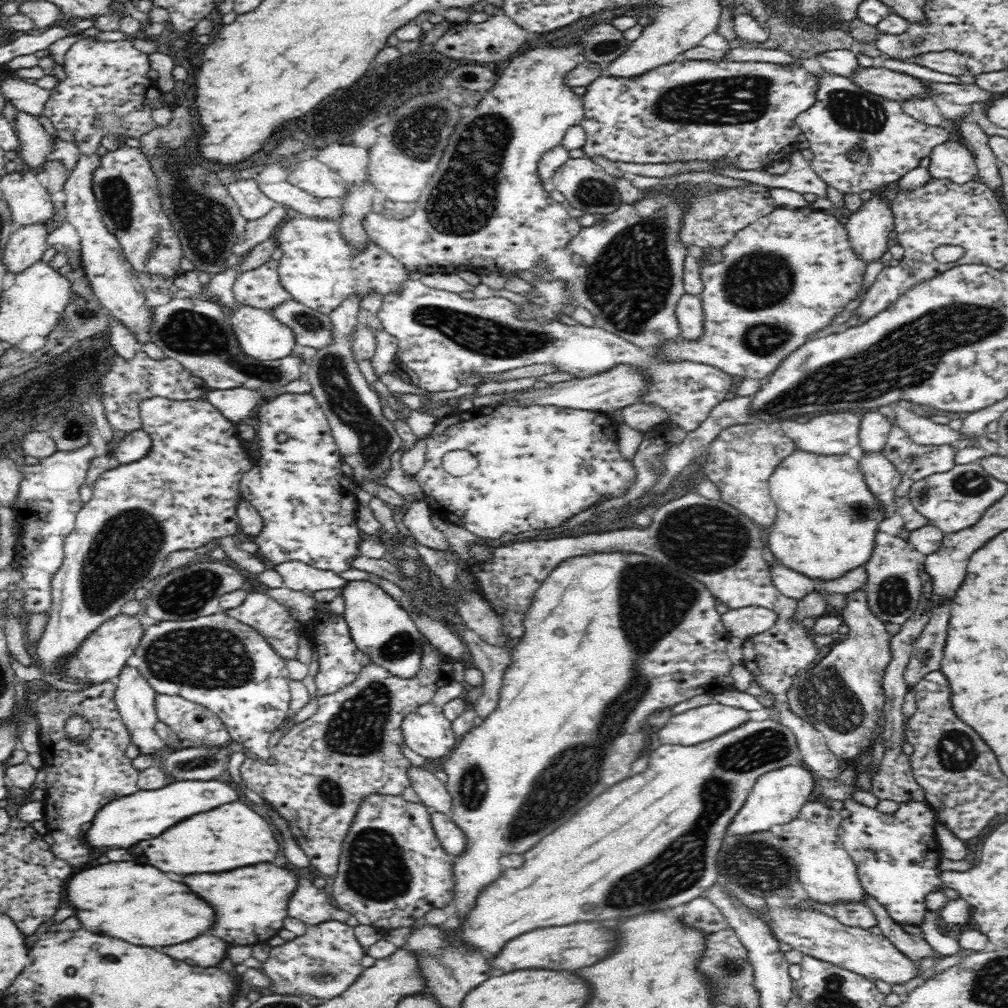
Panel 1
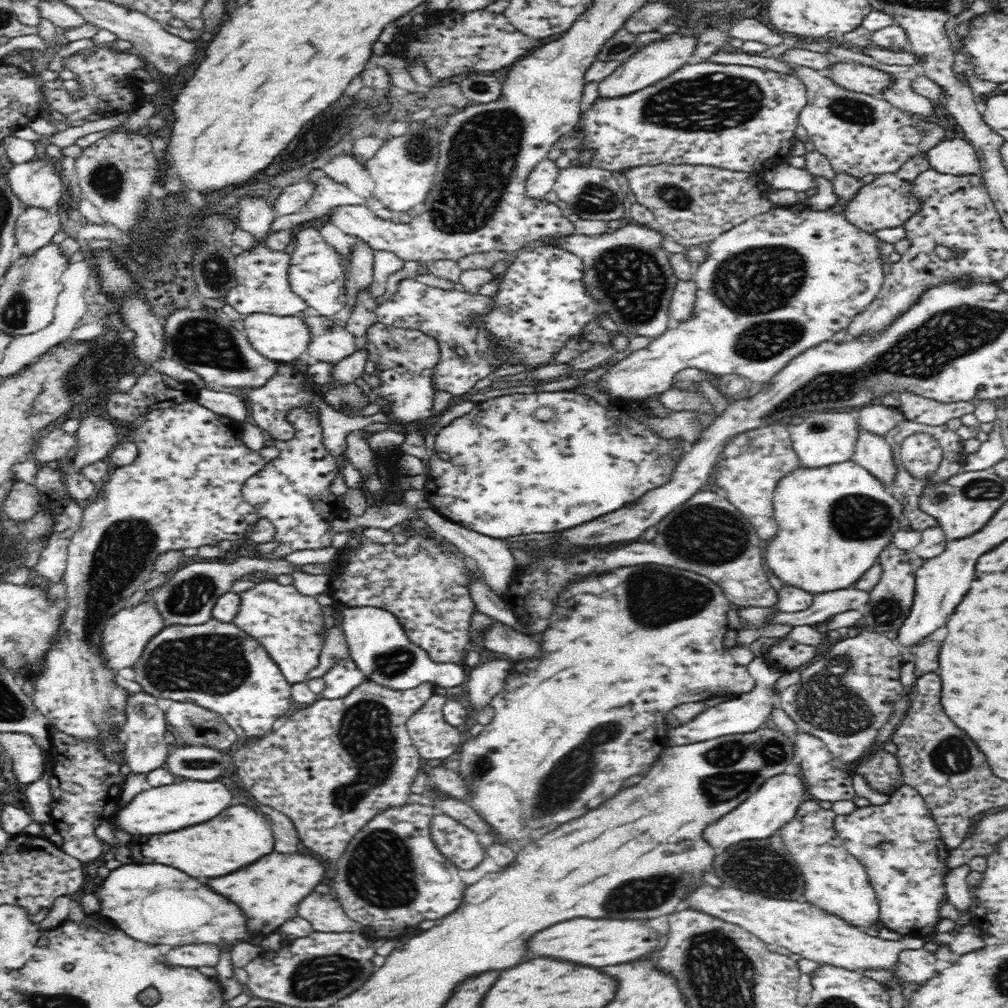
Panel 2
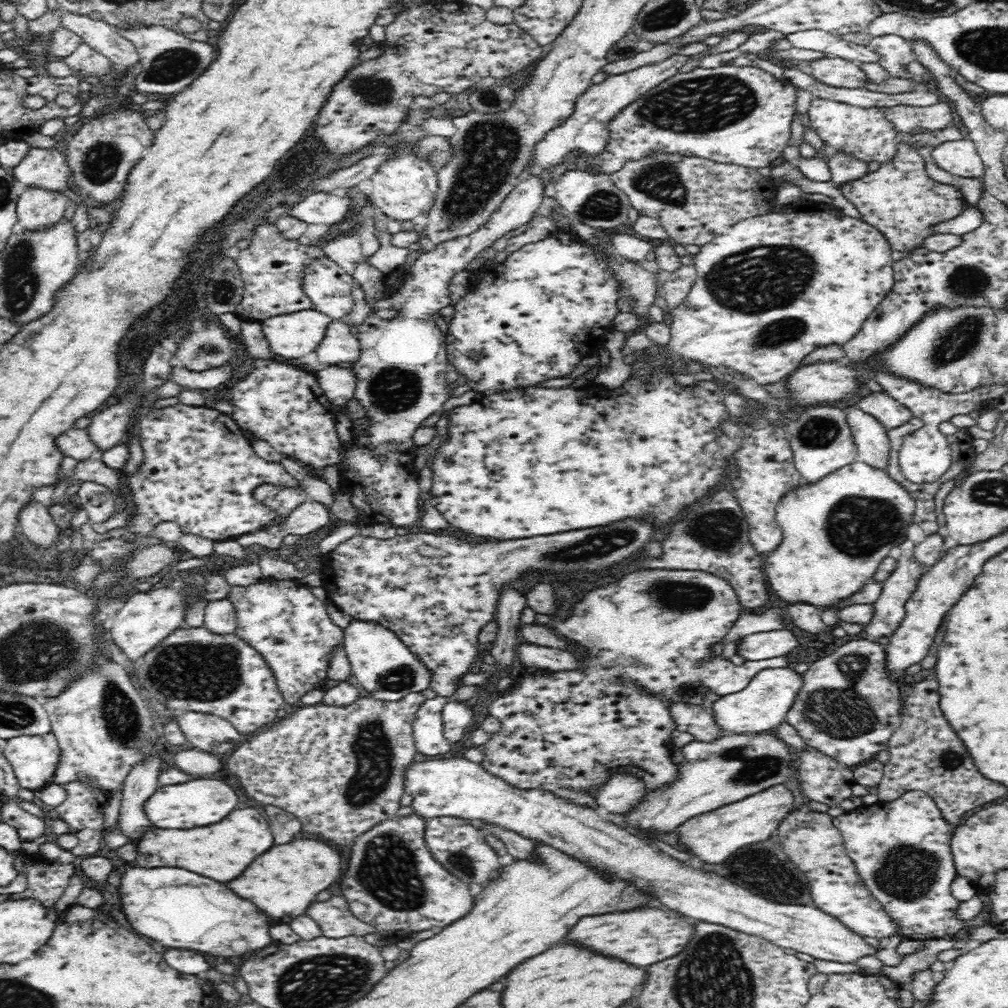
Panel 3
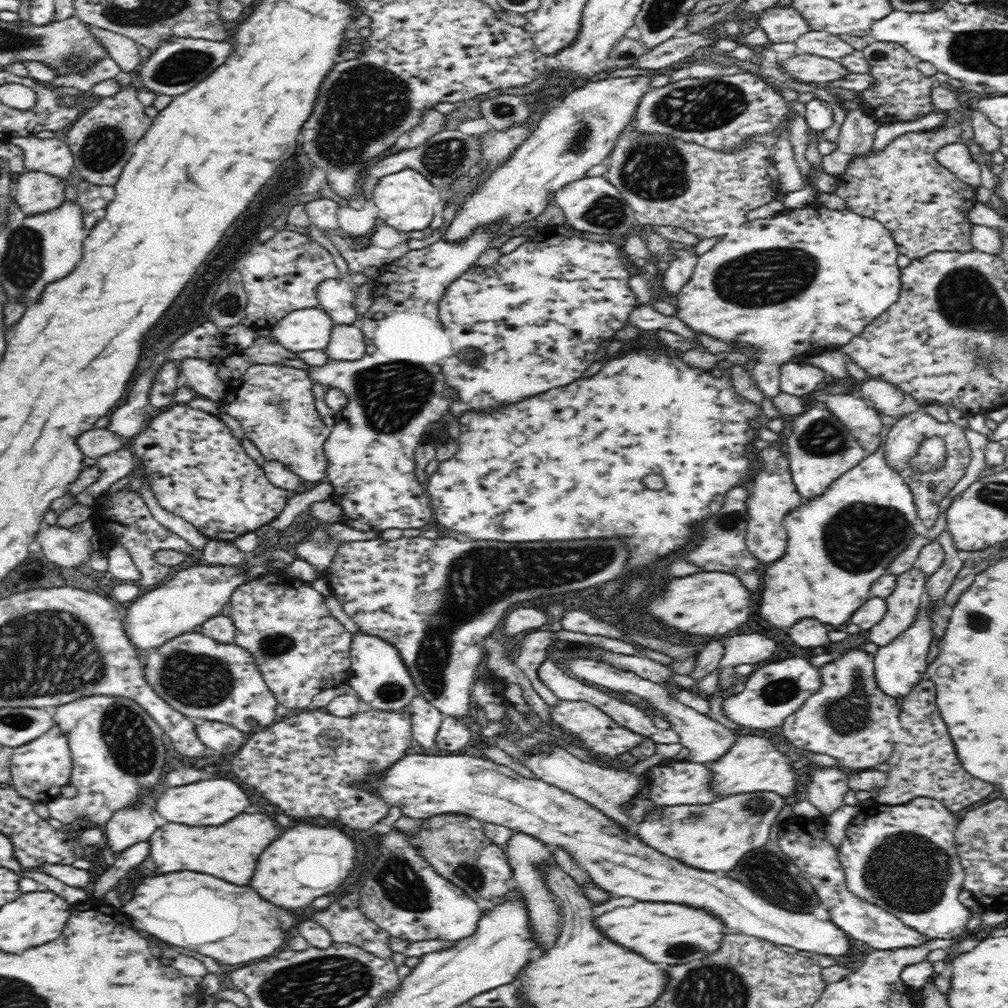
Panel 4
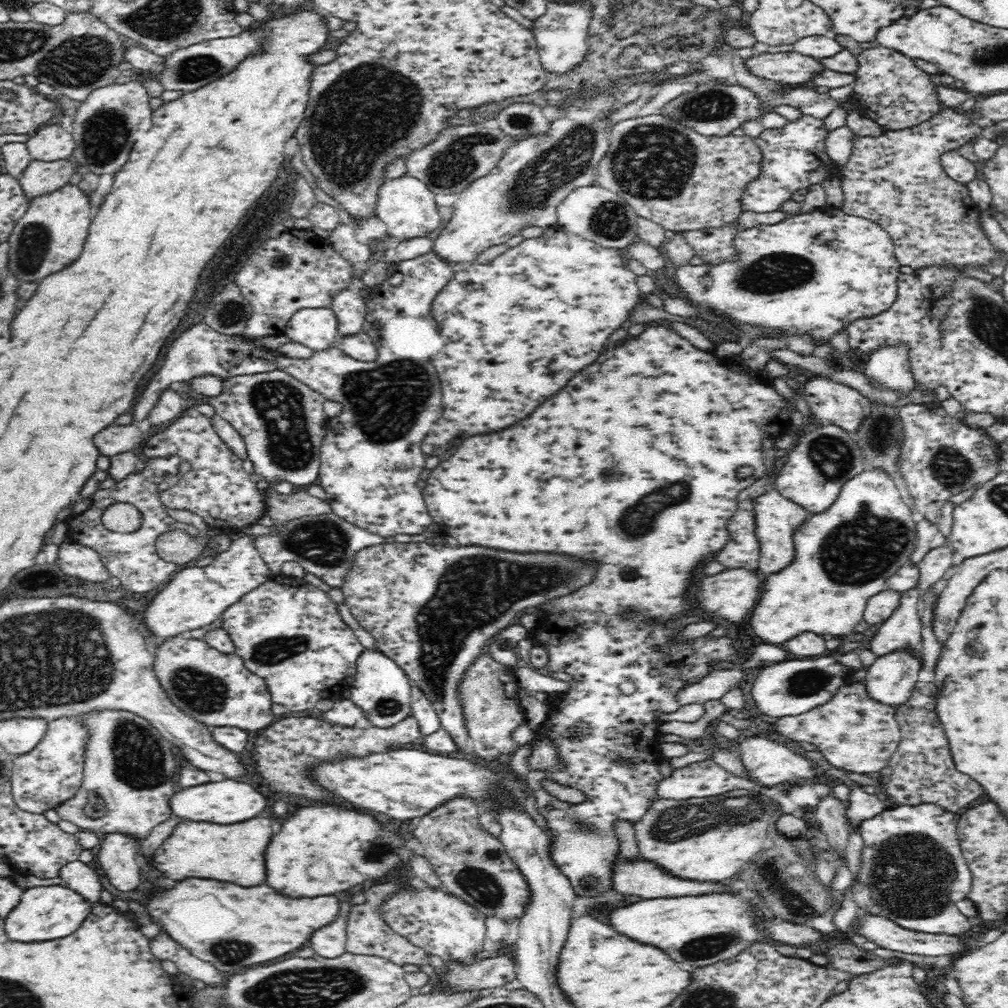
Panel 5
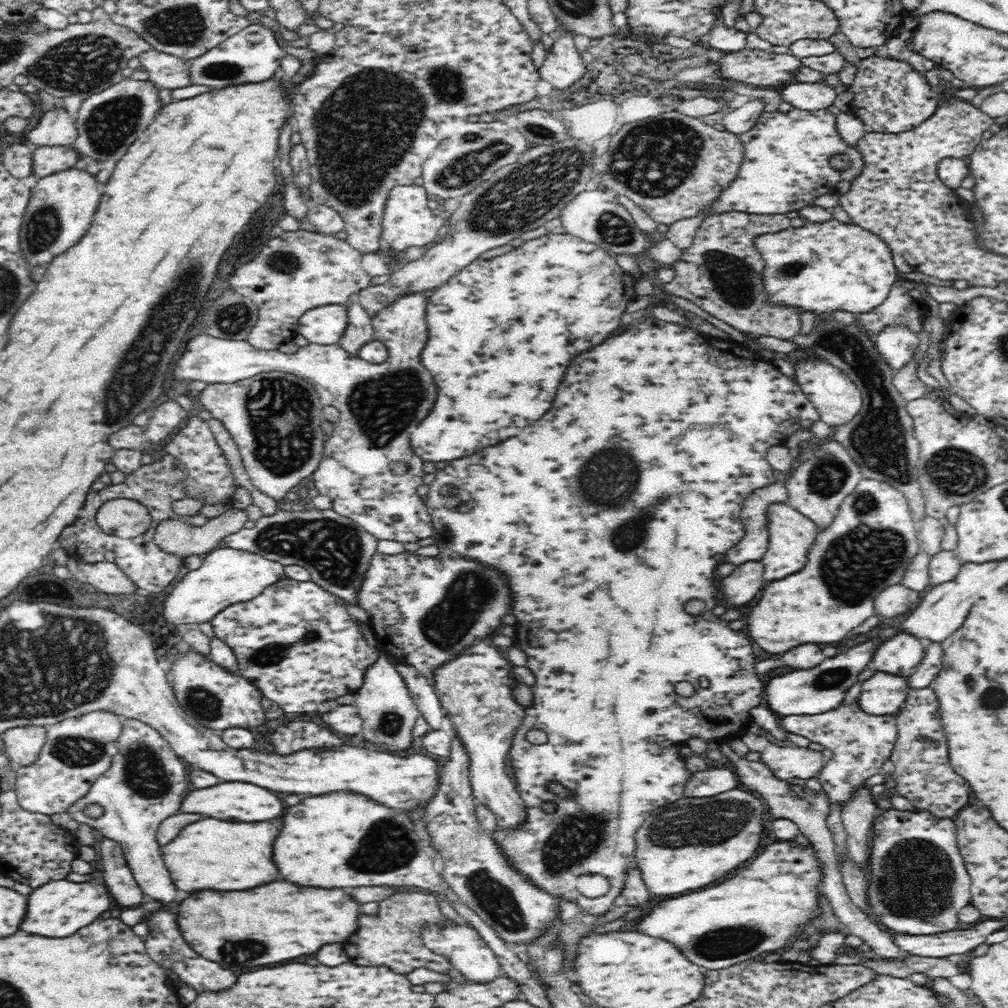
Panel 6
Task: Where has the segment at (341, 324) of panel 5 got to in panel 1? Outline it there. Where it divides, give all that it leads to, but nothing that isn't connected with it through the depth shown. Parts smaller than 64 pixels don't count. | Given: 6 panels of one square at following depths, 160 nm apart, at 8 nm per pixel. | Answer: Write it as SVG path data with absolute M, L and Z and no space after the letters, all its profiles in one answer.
M300 215L300 218L297 216L290 220L285 219L273 233L276 248L282 250L282 256L276 262L280 285L288 291L292 299L326 315L338 308L350 295L362 299L370 293L380 293L382 296L399 293L410 280L410 270L389 252L380 248L369 236L366 237L368 240L364 242L364 246L357 248L342 236L339 219L303 215Z

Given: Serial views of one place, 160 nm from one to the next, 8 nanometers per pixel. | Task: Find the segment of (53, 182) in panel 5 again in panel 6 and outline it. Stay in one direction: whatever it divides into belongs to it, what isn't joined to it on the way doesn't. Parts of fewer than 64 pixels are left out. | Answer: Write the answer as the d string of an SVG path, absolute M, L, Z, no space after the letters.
M42 146L33 154L32 175L38 179L76 166L80 155L72 146Z

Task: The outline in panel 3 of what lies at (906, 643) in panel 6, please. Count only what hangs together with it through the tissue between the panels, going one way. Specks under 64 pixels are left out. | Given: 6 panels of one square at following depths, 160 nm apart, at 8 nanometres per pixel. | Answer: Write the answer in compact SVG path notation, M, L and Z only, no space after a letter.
M904 542L899 546L901 550L898 560L896 560L896 568L890 572L890 576L881 582L882 592L880 596L873 602L872 610L874 616L869 621L868 625L864 625L864 630L868 633L868 636L878 638L881 636L890 636L896 629L900 627L900 624L905 618L905 604L908 598L912 596L912 592L916 590L916 584L922 572L928 570L926 565L916 561L914 557L915 546L912 542Z

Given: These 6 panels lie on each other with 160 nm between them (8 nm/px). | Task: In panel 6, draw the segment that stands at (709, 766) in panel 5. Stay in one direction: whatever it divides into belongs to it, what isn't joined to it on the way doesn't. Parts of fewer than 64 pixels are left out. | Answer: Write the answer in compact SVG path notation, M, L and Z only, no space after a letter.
M711 765L706 770L692 772L684 782L684 797L701 799L719 795L739 786L737 775L728 768Z

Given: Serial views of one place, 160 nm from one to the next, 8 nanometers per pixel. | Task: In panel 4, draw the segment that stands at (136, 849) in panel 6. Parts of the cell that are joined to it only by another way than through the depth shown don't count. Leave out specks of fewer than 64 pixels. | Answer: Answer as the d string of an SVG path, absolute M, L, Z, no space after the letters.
M94 694L76 698L68 704L60 704L52 708L51 712L54 724L58 725L66 735L70 753L72 753L72 770L70 770L69 779L78 794L74 798L58 797L49 801L47 807L50 817L56 818L62 824L70 824L74 820L87 820L86 825L87 822L91 822L89 827L106 824L116 810L138 802L142 794L142 786L150 788L160 782L166 756L165 732L135 700L125 696Z

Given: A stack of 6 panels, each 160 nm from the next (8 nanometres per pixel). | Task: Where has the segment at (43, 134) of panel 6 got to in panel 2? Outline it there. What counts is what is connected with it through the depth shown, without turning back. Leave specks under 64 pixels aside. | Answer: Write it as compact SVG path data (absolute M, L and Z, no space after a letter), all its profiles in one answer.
M48 158L14 164L6 180L24 208L46 210L57 208L65 182L59 166Z

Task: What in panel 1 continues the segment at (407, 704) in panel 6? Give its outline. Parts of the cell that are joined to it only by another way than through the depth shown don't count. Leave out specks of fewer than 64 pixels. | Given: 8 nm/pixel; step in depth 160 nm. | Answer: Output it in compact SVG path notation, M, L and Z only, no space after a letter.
M348 581L342 592L345 600L344 619L356 646L365 652L372 662L395 676L414 676L420 670L421 633L406 609L373 581Z

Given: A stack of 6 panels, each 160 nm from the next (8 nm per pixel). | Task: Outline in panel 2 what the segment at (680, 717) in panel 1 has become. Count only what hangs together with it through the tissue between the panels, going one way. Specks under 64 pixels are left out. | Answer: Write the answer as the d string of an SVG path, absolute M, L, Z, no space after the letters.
M754 658L747 665L755 678L756 686L747 693L739 693L737 697L723 701L715 706L706 707L700 714L696 714L692 720L686 724L681 724L674 728L669 728L667 732L667 744L669 746L682 746L685 744L694 744L704 742L705 740L714 740L726 735L744 734L758 730L770 716L774 708L775 700L778 694L770 691L776 686L776 680L782 676L778 669L771 664L764 663L760 658Z

